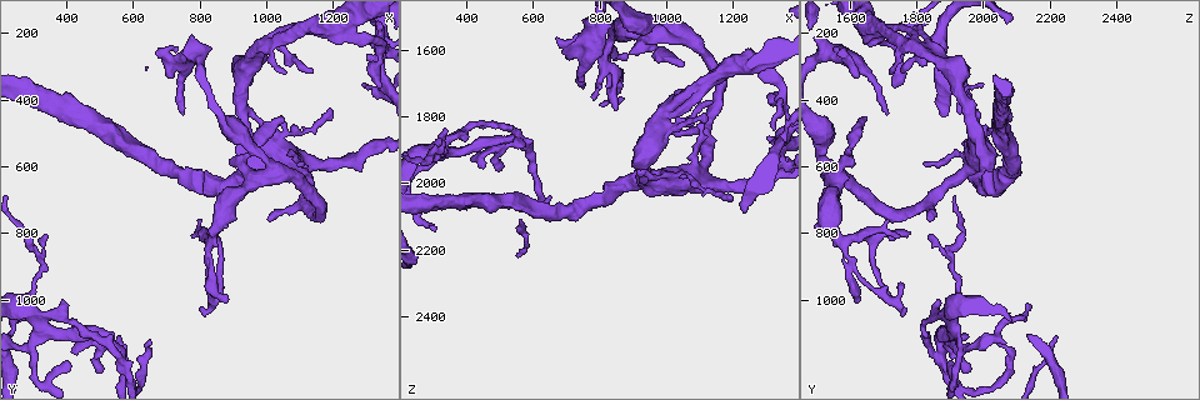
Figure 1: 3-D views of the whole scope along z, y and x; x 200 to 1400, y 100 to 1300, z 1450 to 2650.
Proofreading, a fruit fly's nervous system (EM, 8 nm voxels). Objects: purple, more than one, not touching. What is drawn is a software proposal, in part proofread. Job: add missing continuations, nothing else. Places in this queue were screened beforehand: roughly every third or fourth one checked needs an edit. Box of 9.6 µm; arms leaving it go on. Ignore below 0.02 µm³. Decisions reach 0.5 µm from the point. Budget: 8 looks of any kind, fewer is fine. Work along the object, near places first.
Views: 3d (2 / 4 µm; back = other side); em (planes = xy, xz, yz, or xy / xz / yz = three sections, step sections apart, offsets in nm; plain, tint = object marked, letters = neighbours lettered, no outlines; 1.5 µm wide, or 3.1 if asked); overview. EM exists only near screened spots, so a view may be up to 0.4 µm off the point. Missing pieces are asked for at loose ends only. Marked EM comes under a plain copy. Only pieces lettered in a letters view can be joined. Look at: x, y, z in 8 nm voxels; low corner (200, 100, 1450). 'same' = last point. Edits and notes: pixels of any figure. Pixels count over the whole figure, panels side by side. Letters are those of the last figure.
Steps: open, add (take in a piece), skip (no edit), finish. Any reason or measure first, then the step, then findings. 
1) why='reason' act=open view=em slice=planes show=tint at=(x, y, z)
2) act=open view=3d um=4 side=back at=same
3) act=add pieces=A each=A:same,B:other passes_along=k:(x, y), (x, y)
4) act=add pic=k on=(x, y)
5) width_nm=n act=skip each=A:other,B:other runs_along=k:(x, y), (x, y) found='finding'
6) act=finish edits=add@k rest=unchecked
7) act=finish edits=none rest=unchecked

why='free end' act=open view=3d um=2 at=(1070, 320, 1720)

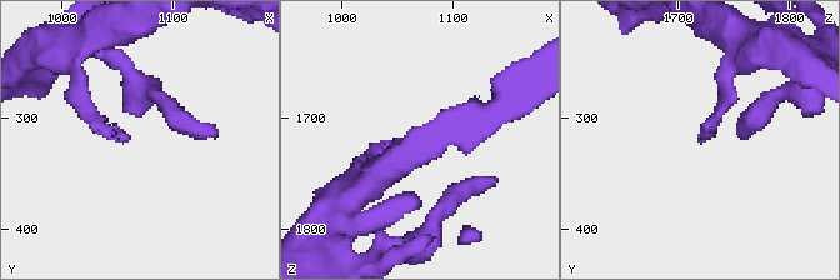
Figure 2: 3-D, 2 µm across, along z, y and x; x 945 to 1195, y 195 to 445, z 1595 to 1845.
why='need the tissue' act=open view=em slice=planes show=letters at=(1060, 320, 1722)

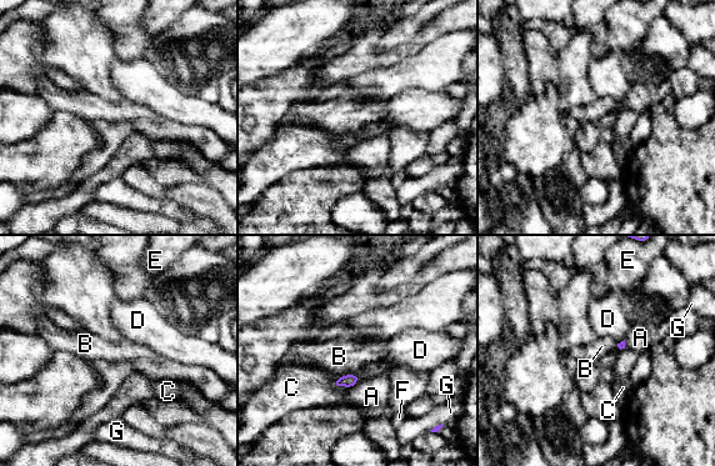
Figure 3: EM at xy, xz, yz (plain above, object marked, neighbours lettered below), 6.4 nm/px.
longest_contact=C:120nm act=skip each=A:other,B:other,C:other,D:other,E:other,F:other,G:other border=3:(359, 379), (350, 387) found='none of them fits'

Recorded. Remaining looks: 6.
why='free end' act=open view=em slice=planes show=letters at=(780, 810, 1750)

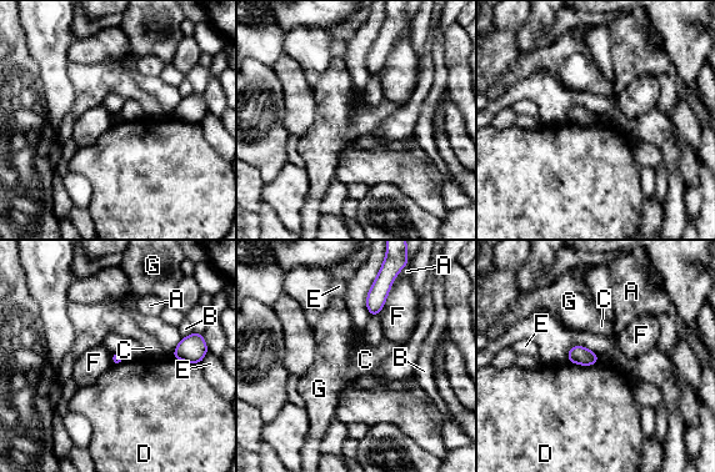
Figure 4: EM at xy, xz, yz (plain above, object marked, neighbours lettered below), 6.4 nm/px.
longest_contact=F:220nm act=skip each=A:other,B:other,C:other,D:other,E:other,F:other,G:other found='none of them fits'

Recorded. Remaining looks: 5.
why='branch stops here' act=open view=3d um=2 at=(460, 1100, 1960)

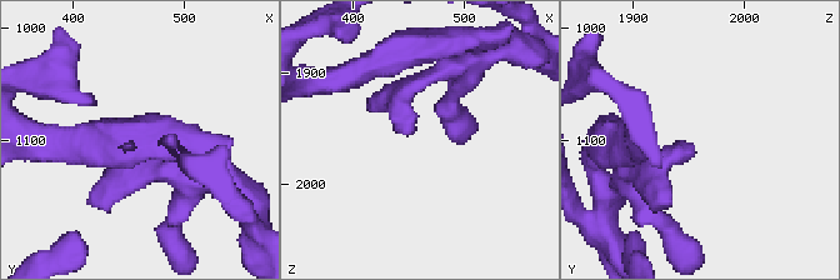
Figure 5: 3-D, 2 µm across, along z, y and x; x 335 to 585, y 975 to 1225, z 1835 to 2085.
act=open view=em slice=planes show=letters at=(448, 1106, 1960)

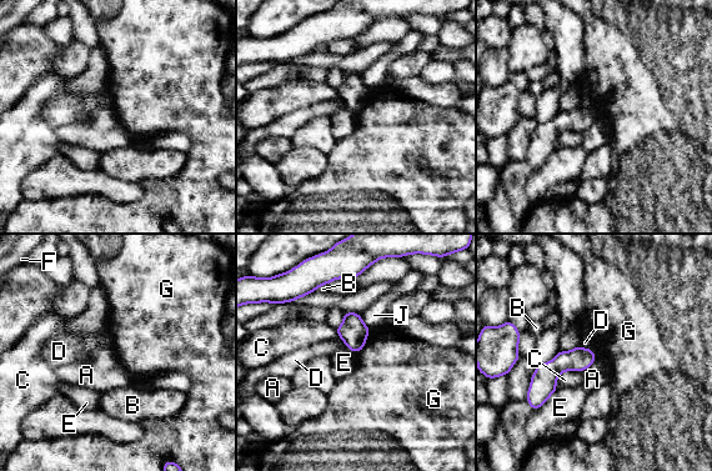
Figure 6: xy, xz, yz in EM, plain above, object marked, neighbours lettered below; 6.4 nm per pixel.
width_nm=160 act=skip each=A:other,B:other,C:other,D:other,E:other,F:other,G:other,J:other runs_along=6:(590, 352), (563, 361), (537, 396) found='none of them fits'

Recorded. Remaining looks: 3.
act=finish edits=none rest=unchecked

